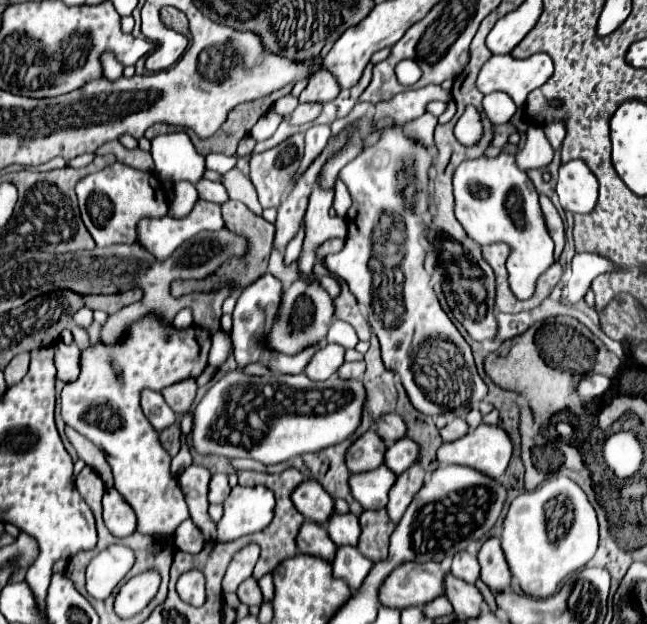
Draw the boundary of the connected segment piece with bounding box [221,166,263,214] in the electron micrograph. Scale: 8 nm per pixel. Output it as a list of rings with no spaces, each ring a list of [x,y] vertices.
[[[235,166],[229,172],[225,172],[221,176],[221,184],[225,186],[227,194],[231,200],[239,200],[243,202],[247,208],[251,208],[255,214],[259,214],[263,208],[257,200],[257,192],[253,188],[253,182]]]

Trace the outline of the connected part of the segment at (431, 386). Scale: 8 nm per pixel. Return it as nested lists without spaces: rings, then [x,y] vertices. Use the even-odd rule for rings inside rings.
[[[425,86],[421,90],[407,90],[397,94],[393,100],[377,104],[377,112],[375,118],[381,120],[381,116],[391,116],[395,120],[395,126],[391,130],[383,130],[381,132],[381,140],[369,148],[365,148],[355,160],[351,160],[339,174],[339,178],[347,184],[351,198],[353,198],[353,206],[349,208],[349,216],[347,222],[357,224],[357,230],[351,228],[347,234],[347,242],[345,248],[339,254],[331,254],[327,256],[325,264],[327,268],[337,274],[339,278],[343,278],[351,292],[355,294],[361,312],[369,318],[373,332],[377,334],[379,342],[381,342],[381,354],[383,354],[383,362],[389,370],[397,372],[401,376],[401,384],[413,404],[413,408],[417,408],[419,412],[423,412],[425,416],[439,416],[445,412],[455,412],[455,414],[465,414],[469,412],[473,406],[477,406],[485,396],[487,396],[487,386],[481,380],[481,376],[477,374],[475,362],[473,362],[473,354],[469,344],[465,342],[465,338],[459,334],[459,330],[455,328],[455,324],[447,318],[447,314],[441,310],[439,300],[433,292],[433,288],[429,286],[429,274],[423,268],[423,260],[425,260],[425,250],[421,244],[421,234],[423,234],[423,224],[421,224],[421,212],[427,210],[427,182],[429,182],[429,168],[431,168],[431,152],[415,142],[411,142],[403,130],[401,124],[415,120],[419,116],[425,114],[425,106],[431,100],[449,100],[449,94],[441,88],[441,86]],[[399,172],[409,172],[411,178],[415,180],[415,196],[413,202],[405,200],[405,192],[399,186]],[[383,218],[397,218],[397,228],[393,226],[393,230],[383,230],[381,220]],[[401,268],[403,272],[403,280],[399,282],[399,278],[393,276],[393,270]]]

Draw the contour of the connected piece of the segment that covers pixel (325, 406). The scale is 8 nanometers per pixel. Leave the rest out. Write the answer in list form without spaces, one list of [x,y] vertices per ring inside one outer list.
[[[239,368],[223,374],[203,396],[193,412],[191,446],[203,456],[223,456],[223,458],[251,458],[265,466],[285,462],[289,458],[301,456],[305,452],[319,452],[333,446],[347,436],[351,436],[361,422],[361,408],[365,402],[365,390],[359,380],[341,380],[331,376],[323,382],[313,382],[305,374],[265,374],[249,376]]]

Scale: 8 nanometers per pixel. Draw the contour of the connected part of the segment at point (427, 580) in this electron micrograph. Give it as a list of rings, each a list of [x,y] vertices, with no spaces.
[[[405,562],[399,564],[381,584],[379,602],[389,608],[423,606],[443,594],[445,570],[439,562]]]

